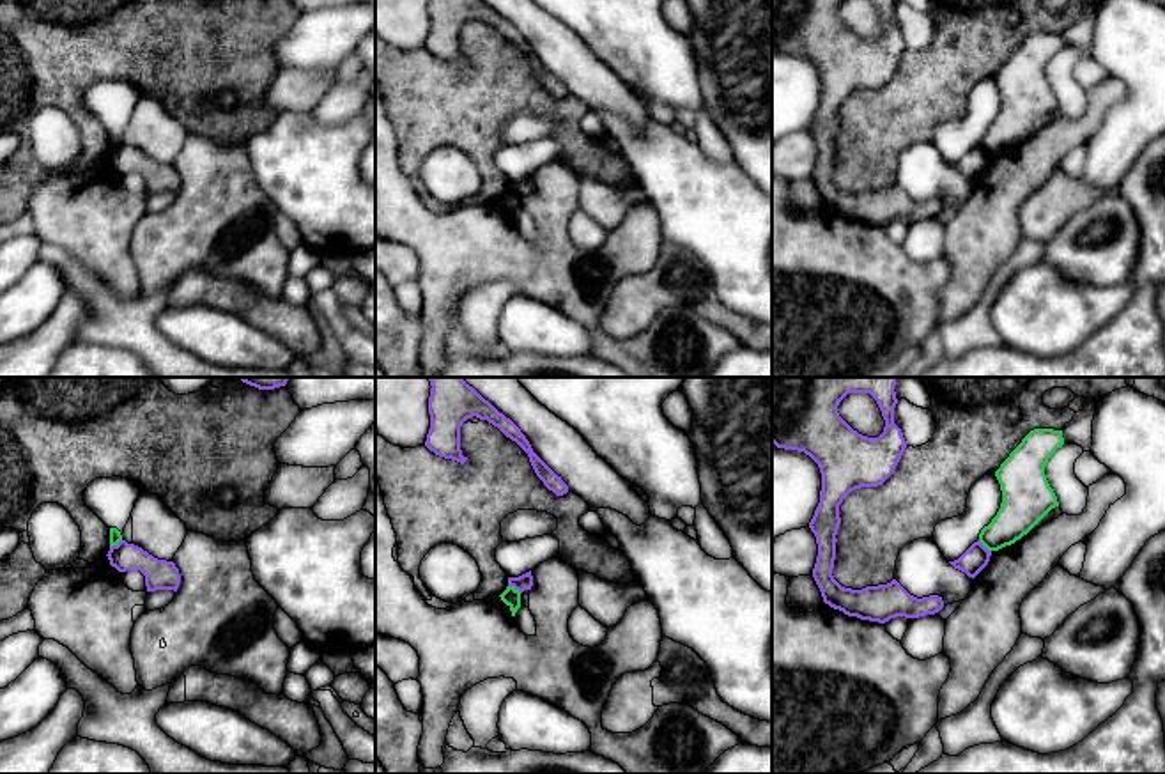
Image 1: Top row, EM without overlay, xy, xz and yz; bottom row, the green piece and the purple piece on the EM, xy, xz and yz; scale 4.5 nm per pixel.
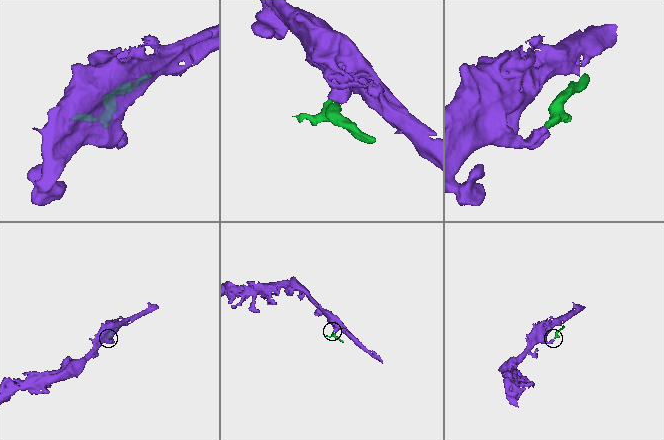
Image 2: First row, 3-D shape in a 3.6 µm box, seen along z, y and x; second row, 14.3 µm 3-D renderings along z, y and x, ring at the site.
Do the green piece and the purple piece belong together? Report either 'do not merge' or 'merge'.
do not merge

